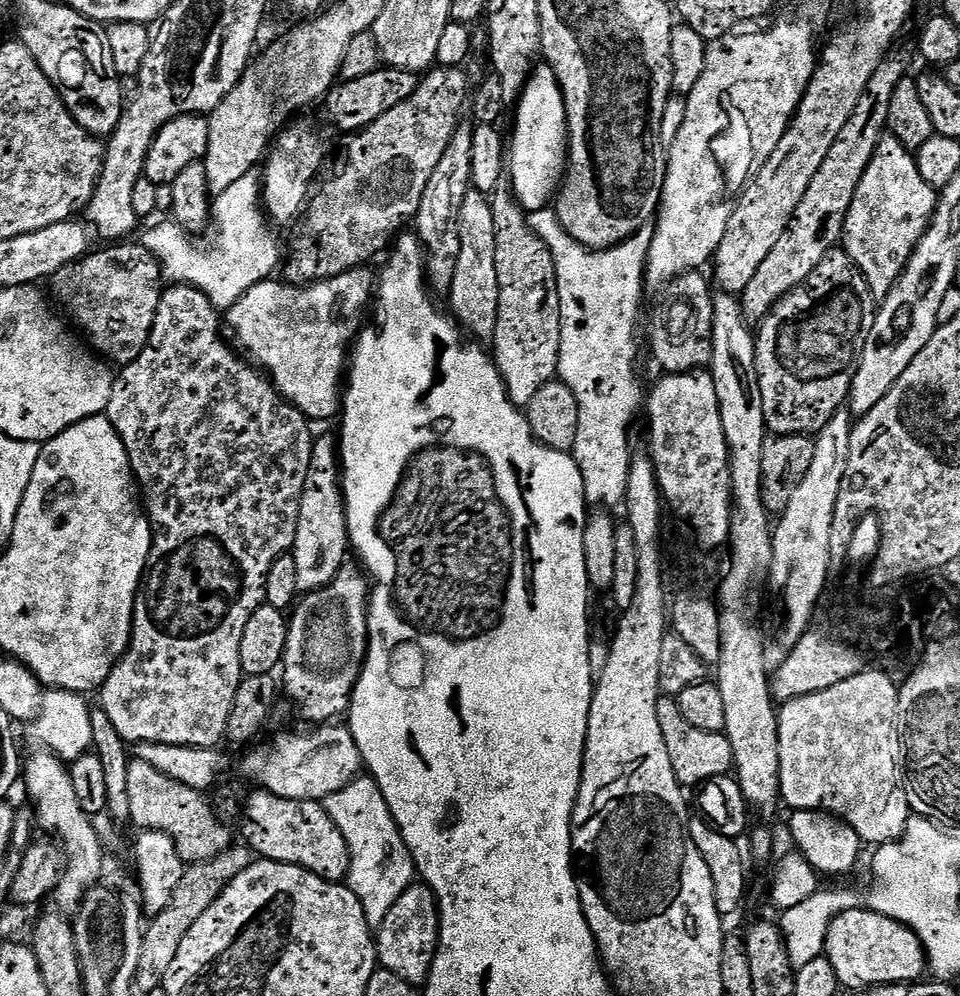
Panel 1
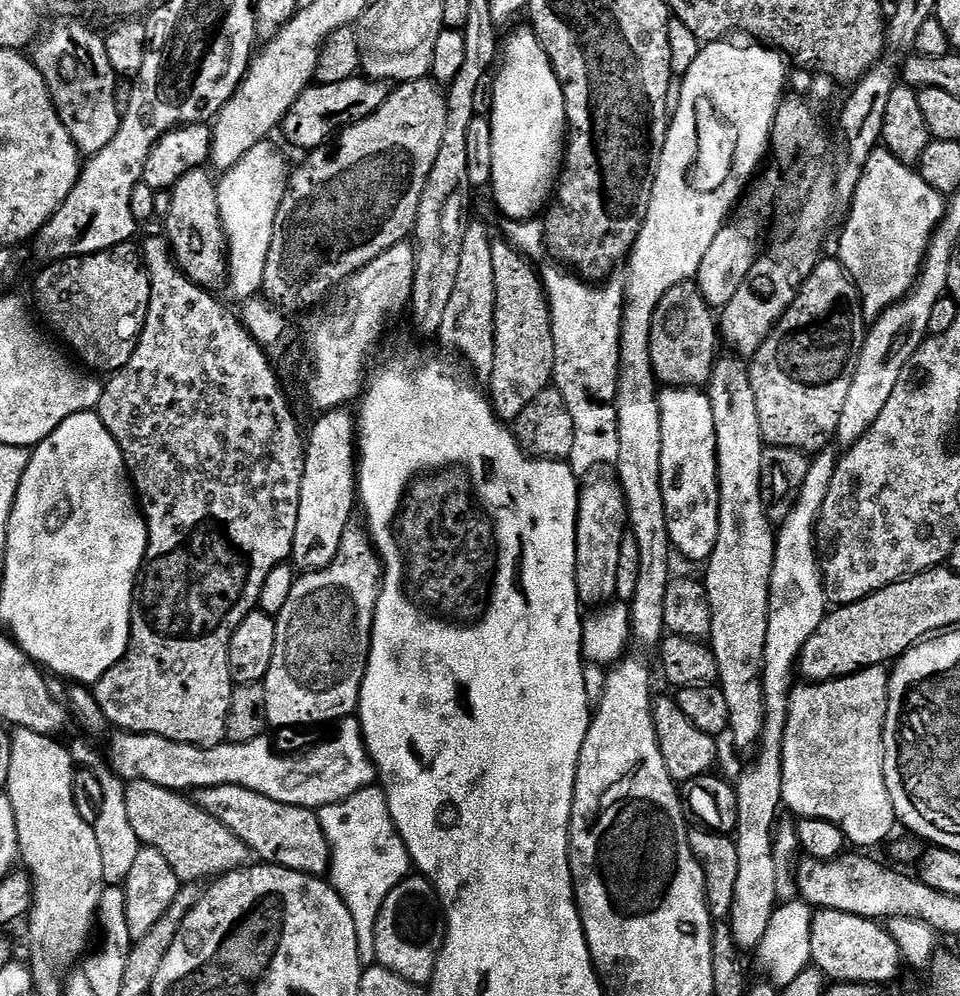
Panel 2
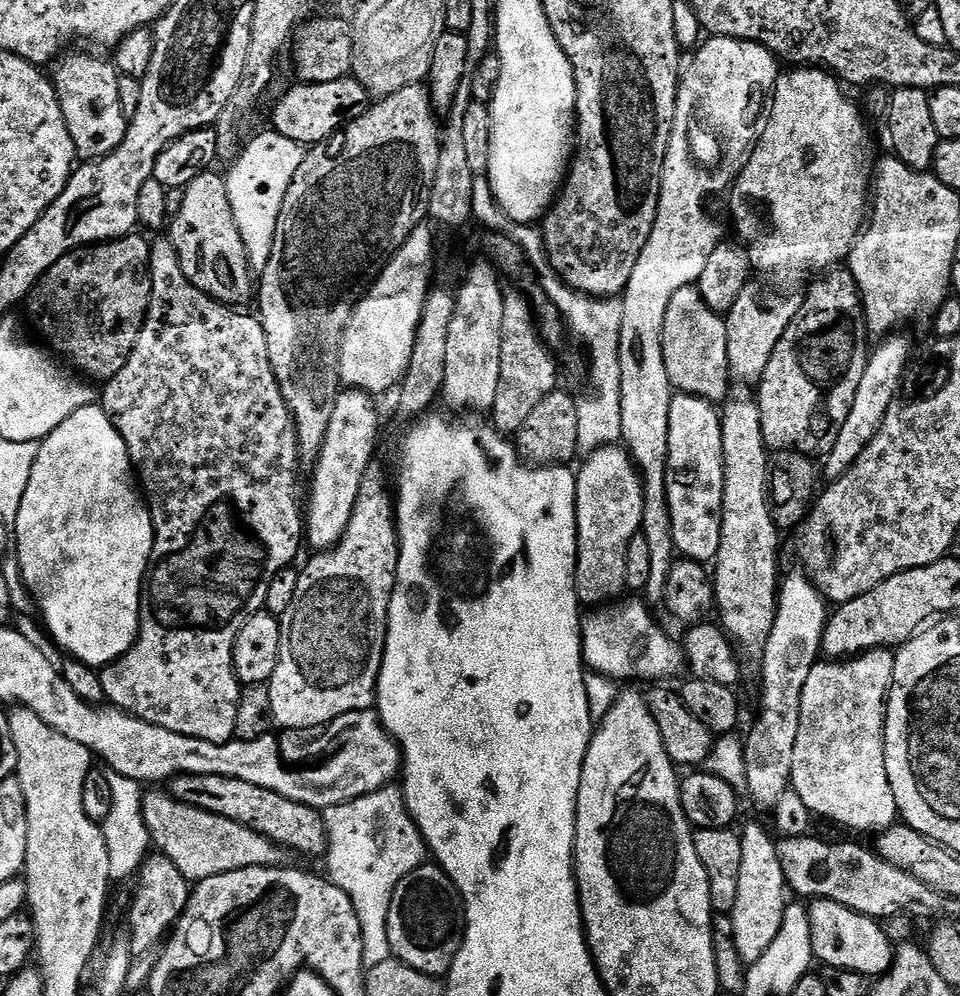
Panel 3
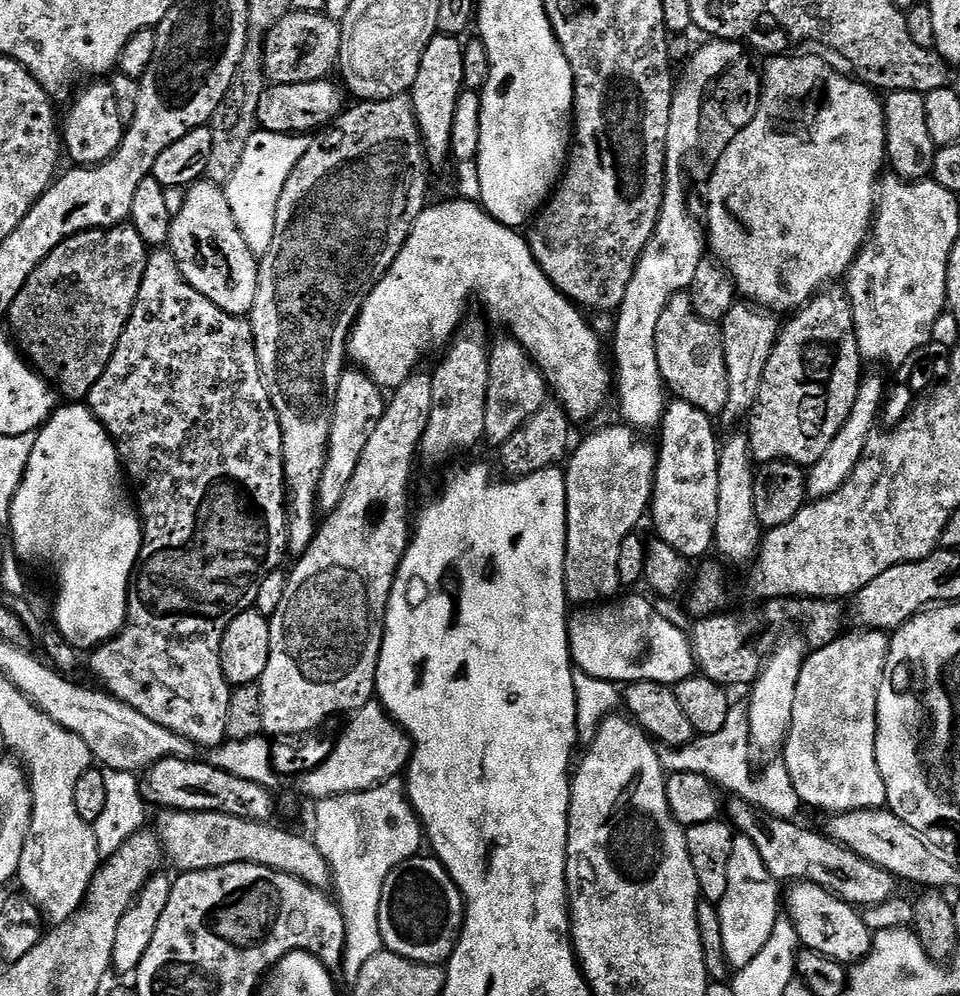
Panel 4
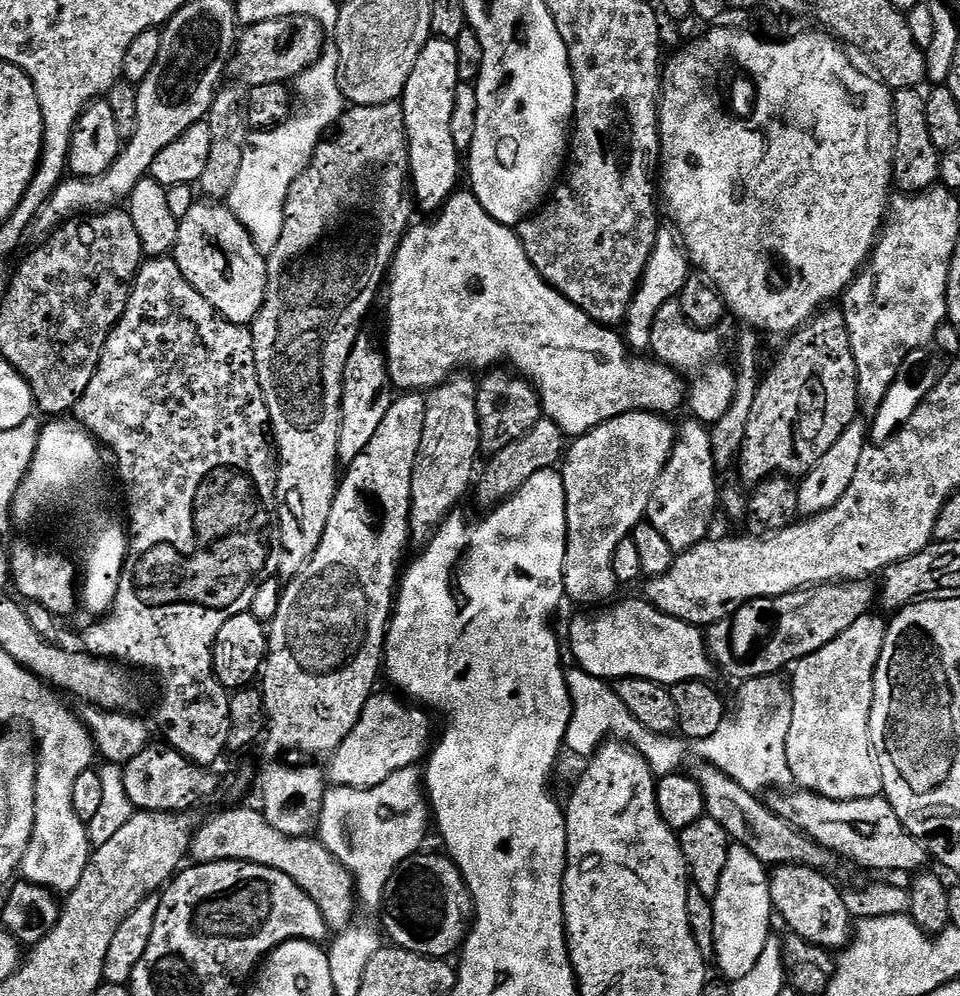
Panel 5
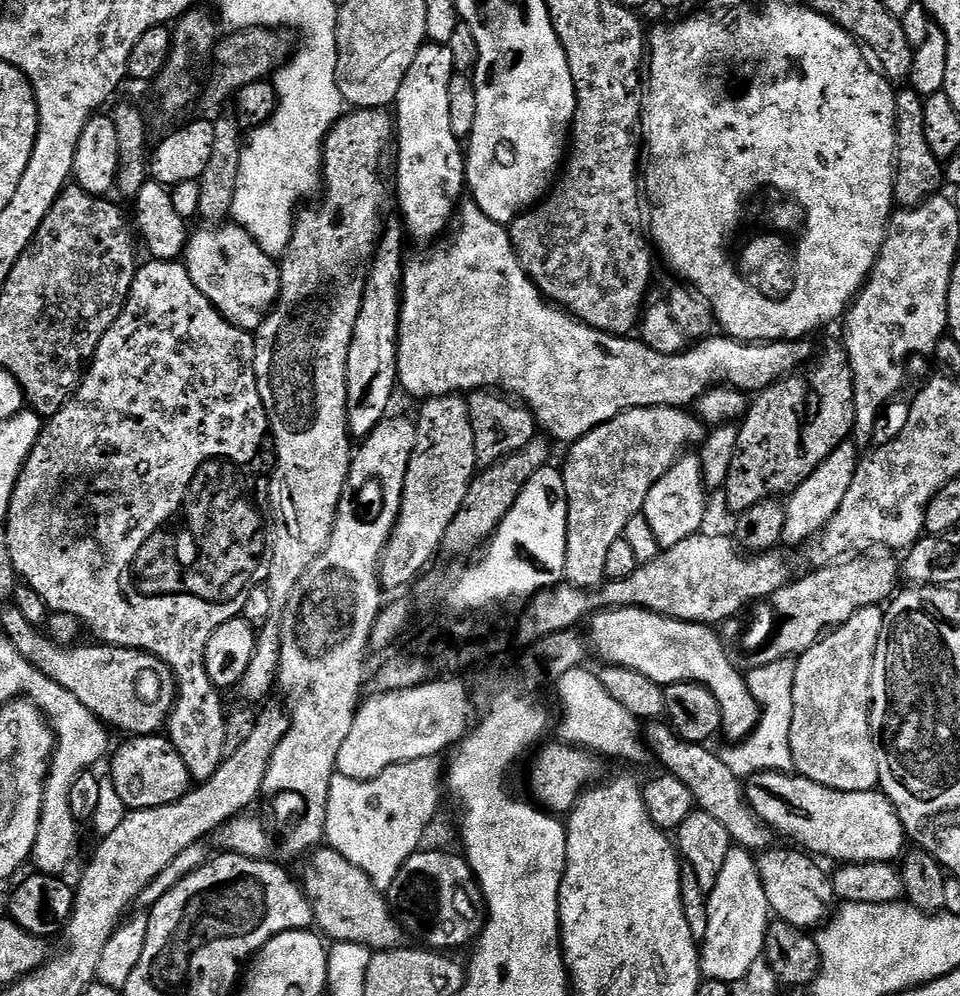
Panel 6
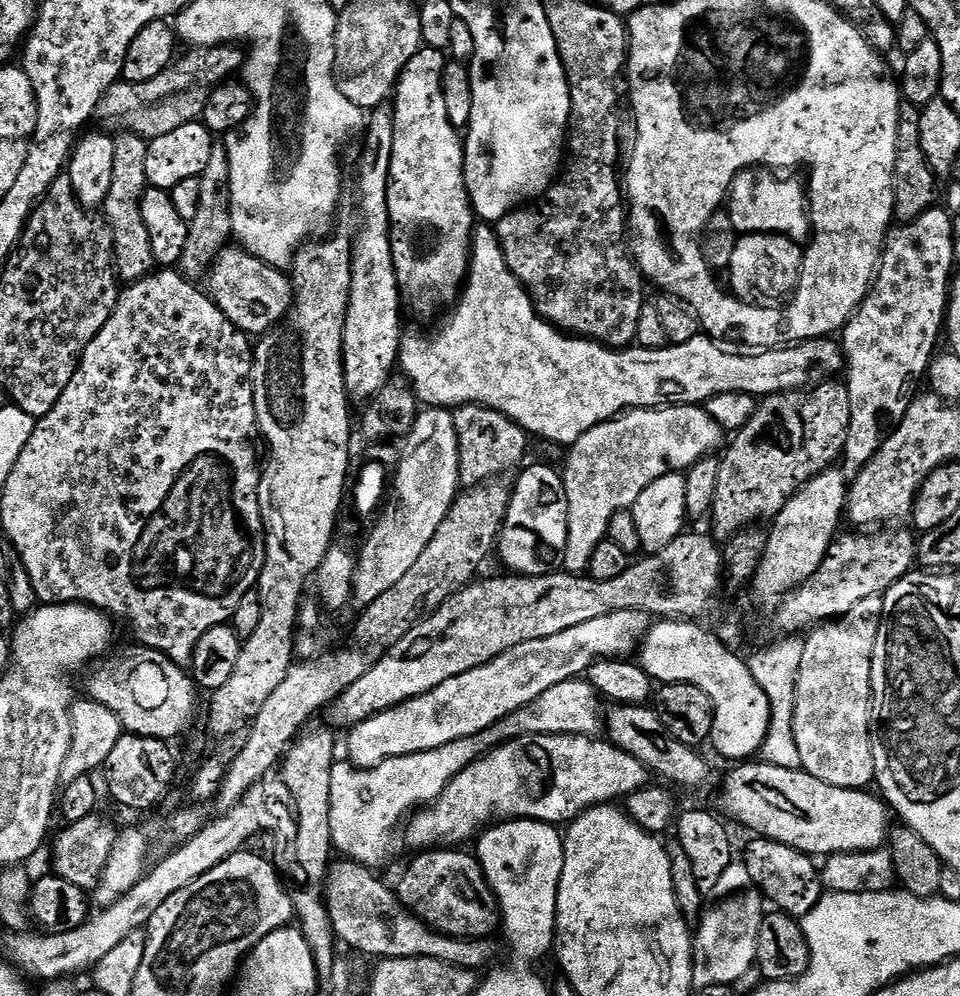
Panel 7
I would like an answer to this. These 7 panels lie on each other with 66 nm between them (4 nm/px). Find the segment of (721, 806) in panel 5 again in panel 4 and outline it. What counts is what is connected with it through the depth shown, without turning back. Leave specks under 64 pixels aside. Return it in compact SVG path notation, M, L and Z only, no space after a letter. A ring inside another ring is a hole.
M732 798L729 801L726 804L726 816L727 812L729 816L727 819L739 835L754 842L758 854L762 854L762 862L766 862L766 870L770 870L777 882L805 880L814 886L822 886L822 890L834 894L839 900L864 910L897 895L896 877L874 866L874 862L866 862L866 858L854 854L854 850L846 845L829 840L823 831L815 832L812 828L803 828L795 819L783 820L769 816L742 799Z

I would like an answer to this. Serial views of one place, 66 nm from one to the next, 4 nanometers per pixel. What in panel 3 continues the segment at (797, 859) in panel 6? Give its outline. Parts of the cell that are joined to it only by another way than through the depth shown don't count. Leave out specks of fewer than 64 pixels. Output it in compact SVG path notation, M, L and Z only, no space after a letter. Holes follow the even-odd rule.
M813 899L811 903L807 905L807 916L808 916L808 924L809 924L809 934L812 936L812 954L813 957L817 961L821 960L821 965L827 966L829 968L841 968L842 970L846 971L854 971L857 972L863 978L878 978L882 976L885 972L888 971L888 967L892 964L892 957L894 955L894 944L891 940L888 939L888 933L885 931L883 927L880 928L875 919L871 916L863 916L862 914L858 914L854 910L850 910L846 906L842 906L838 902L830 902L829 900L815 900Z

